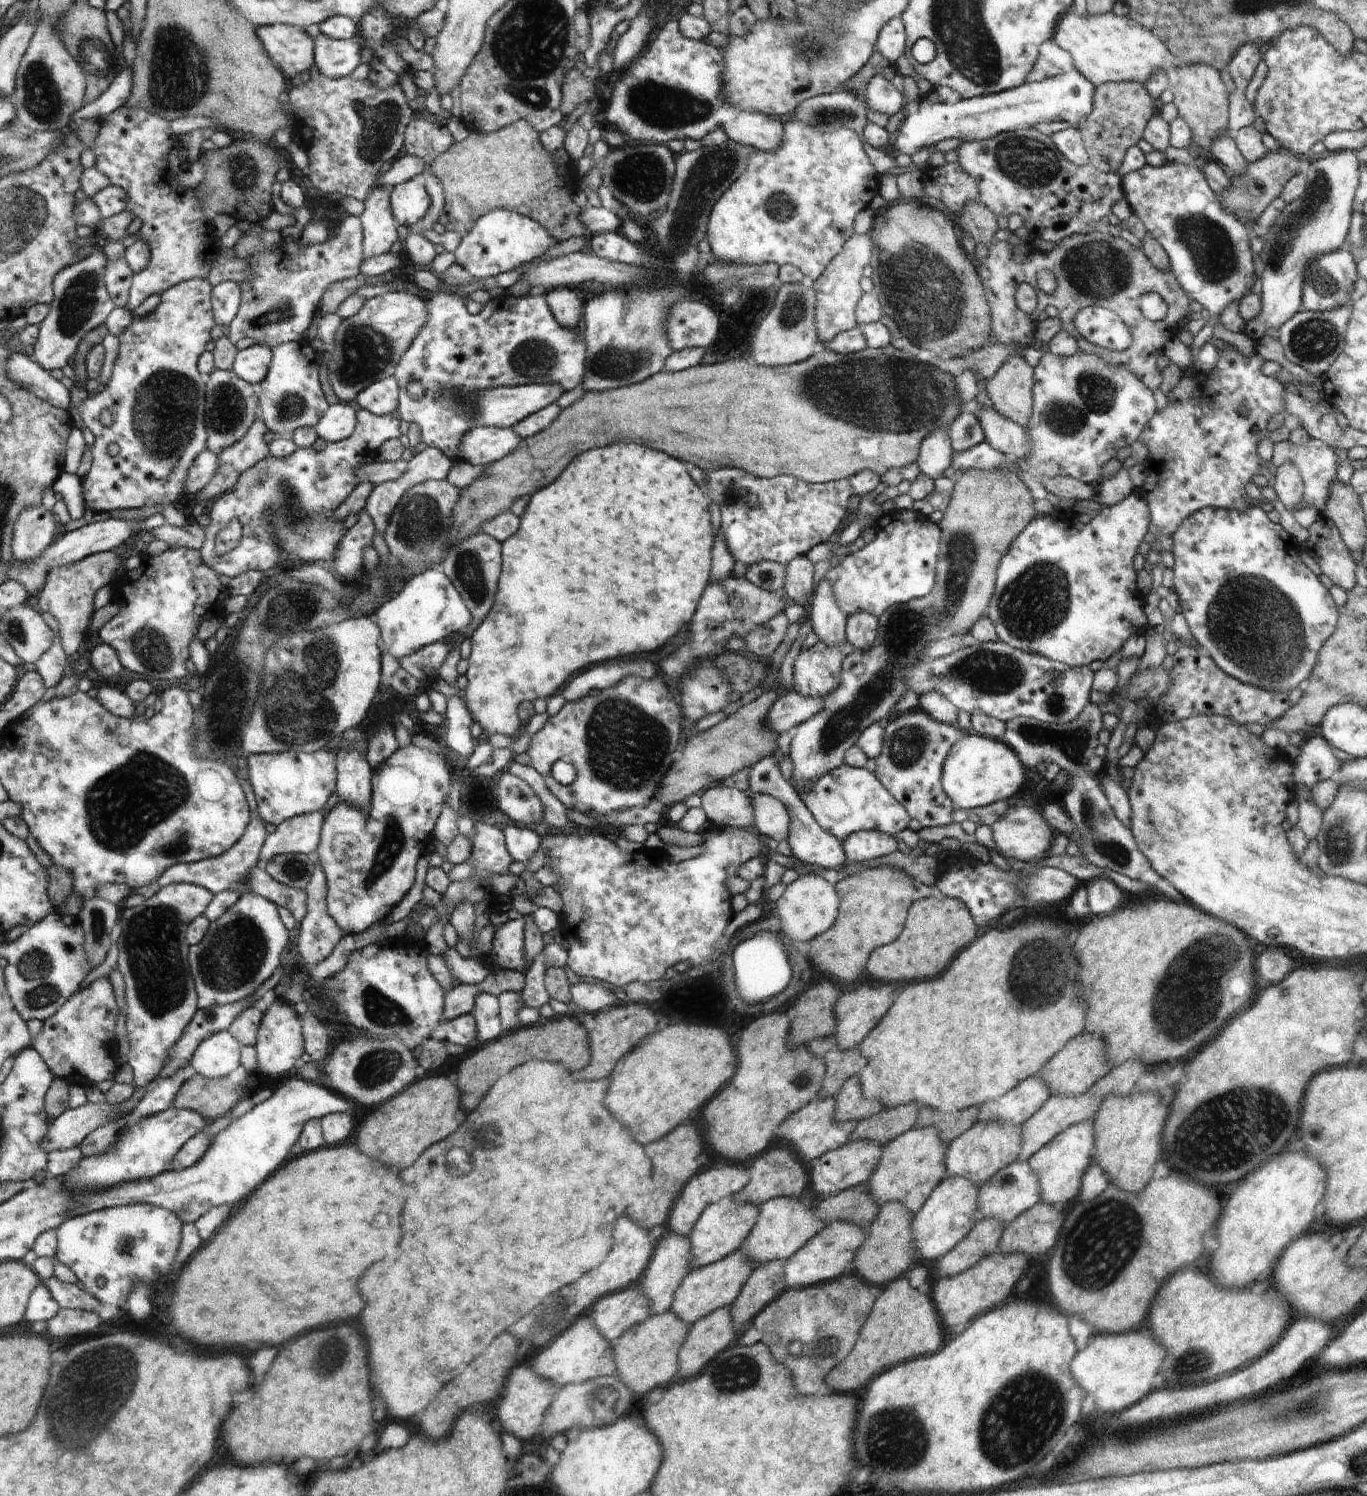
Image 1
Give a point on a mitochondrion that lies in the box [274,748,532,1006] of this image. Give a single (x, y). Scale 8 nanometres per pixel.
(393, 843)

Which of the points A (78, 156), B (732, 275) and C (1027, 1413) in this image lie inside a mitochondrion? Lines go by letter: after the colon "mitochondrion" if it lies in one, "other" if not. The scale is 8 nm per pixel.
A: other
B: mitochondrion
C: mitochondrion

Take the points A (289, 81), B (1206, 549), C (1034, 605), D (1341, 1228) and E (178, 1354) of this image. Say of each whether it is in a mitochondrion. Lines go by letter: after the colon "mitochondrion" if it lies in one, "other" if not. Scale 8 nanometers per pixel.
A: other
B: other
C: mitochondrion
D: other
E: other

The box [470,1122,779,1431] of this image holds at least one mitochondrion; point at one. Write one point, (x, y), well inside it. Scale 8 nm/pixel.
(739, 1373)

